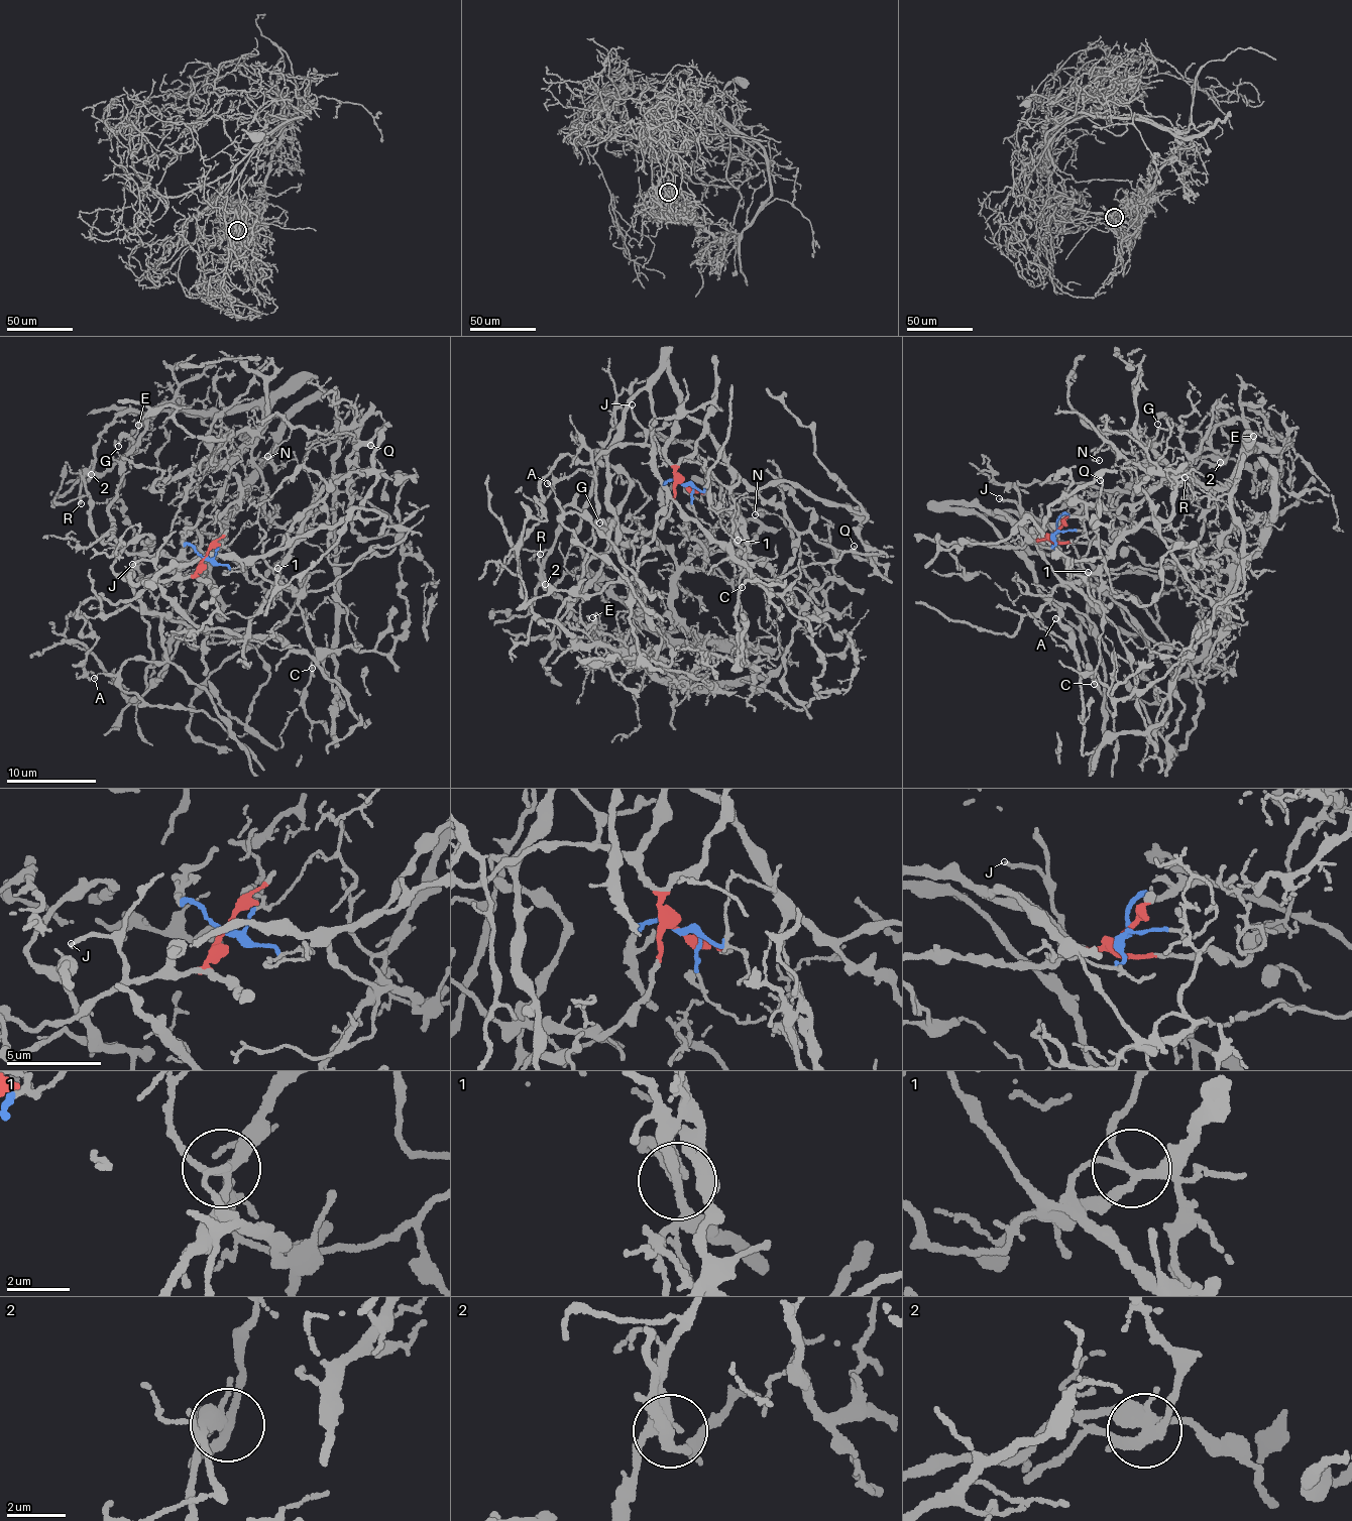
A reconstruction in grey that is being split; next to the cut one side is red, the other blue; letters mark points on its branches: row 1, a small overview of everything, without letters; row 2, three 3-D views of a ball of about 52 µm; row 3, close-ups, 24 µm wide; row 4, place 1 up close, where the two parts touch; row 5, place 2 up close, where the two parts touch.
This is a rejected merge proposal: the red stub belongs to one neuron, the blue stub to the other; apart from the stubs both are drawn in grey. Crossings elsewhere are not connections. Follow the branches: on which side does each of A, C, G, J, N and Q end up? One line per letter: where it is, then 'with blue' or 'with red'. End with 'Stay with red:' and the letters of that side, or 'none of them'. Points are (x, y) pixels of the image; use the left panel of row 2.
A: place (94, 678); with red
C: place (312, 668); with red
G: place (118, 446); with blue
J: place (132, 564); with red
N: place (267, 456); with blue
Q: place (370, 445); with red
Stay with red: A, C, J, Q

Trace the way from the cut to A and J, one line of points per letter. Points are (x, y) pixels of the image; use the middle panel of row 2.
A: (682, 484), (668, 460), (679, 405), (666, 366), (609, 452), (616, 518), (604, 534), (561, 509), (547, 482)
J: (682, 484), (673, 466), (647, 445), (644, 430), (636, 420), (632, 404)

